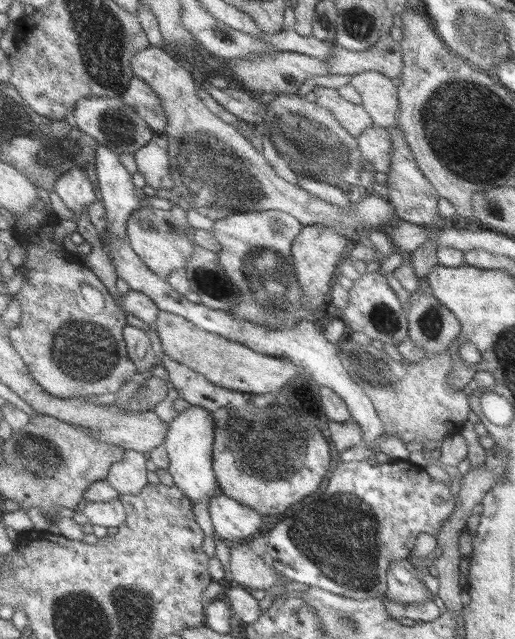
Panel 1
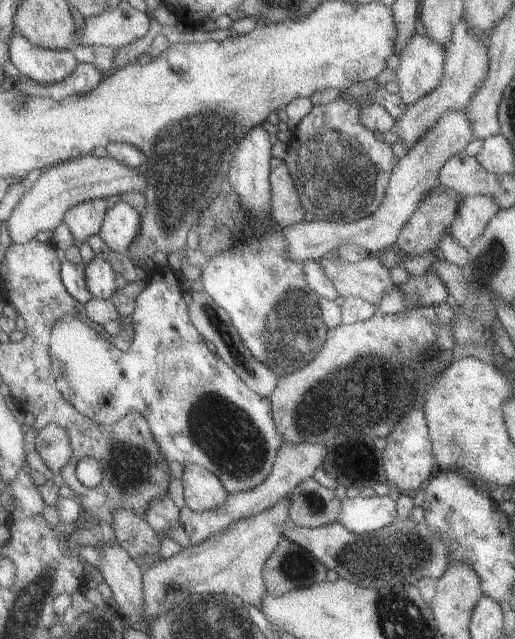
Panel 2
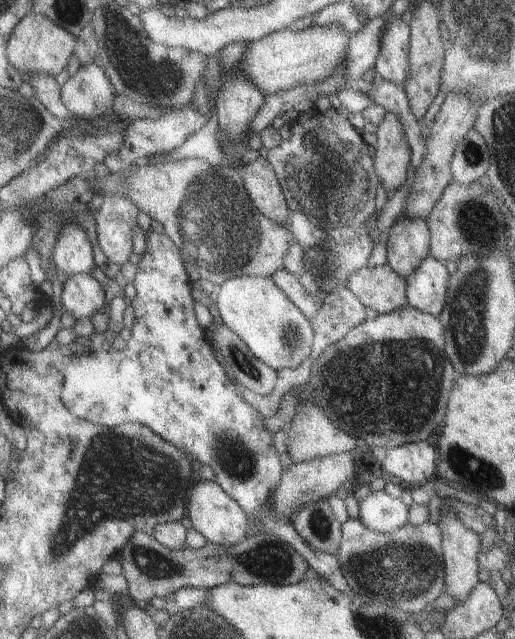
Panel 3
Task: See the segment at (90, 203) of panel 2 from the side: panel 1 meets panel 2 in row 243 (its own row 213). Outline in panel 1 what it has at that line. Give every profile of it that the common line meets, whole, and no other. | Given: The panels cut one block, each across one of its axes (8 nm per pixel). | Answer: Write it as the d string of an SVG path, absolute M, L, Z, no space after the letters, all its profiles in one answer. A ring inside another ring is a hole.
M72 168L72 171L64 174L58 180L55 190L78 216L98 200L96 184L90 180L84 168Z

